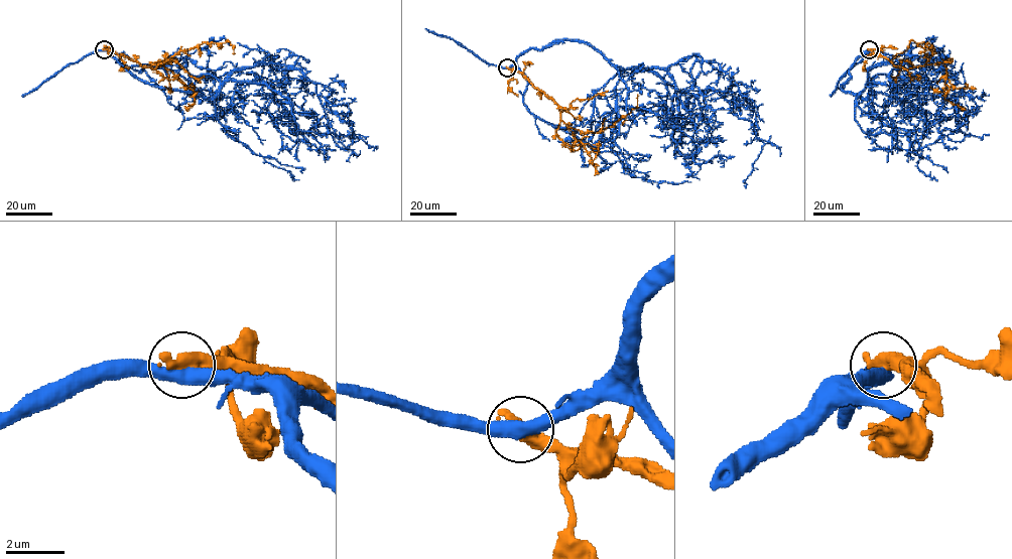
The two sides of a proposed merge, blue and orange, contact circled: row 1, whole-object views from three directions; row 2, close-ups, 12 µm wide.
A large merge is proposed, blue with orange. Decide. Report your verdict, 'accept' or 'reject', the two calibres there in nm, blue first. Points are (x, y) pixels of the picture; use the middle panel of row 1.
reject | 460/550 nm

